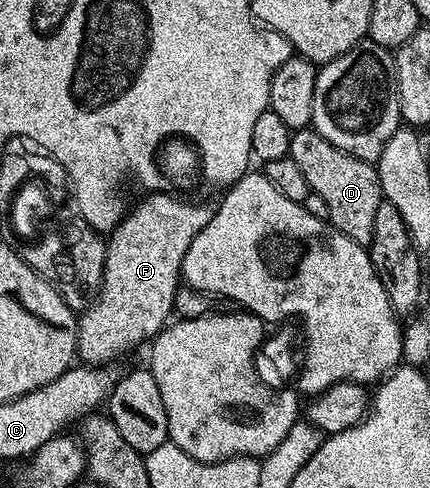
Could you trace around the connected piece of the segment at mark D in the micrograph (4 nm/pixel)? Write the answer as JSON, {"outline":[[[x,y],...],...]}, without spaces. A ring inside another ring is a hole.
{"outline":[[[312,127],[294,131],[289,137],[289,156],[307,178],[310,192],[320,194],[327,201],[328,223],[332,224],[356,244],[369,245],[375,234],[375,210],[383,202],[381,183],[376,167],[368,160],[360,160],[327,142]]]}

